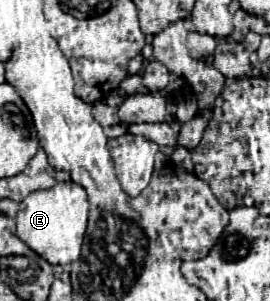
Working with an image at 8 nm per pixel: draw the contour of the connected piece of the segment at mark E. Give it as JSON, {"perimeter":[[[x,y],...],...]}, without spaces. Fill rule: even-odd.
{"perimeter":[[[66,181],[56,183],[52,189],[34,191],[24,201],[18,203],[16,213],[16,237],[36,251],[50,265],[68,265],[74,263],[80,255],[88,222],[88,199],[80,185]]]}

